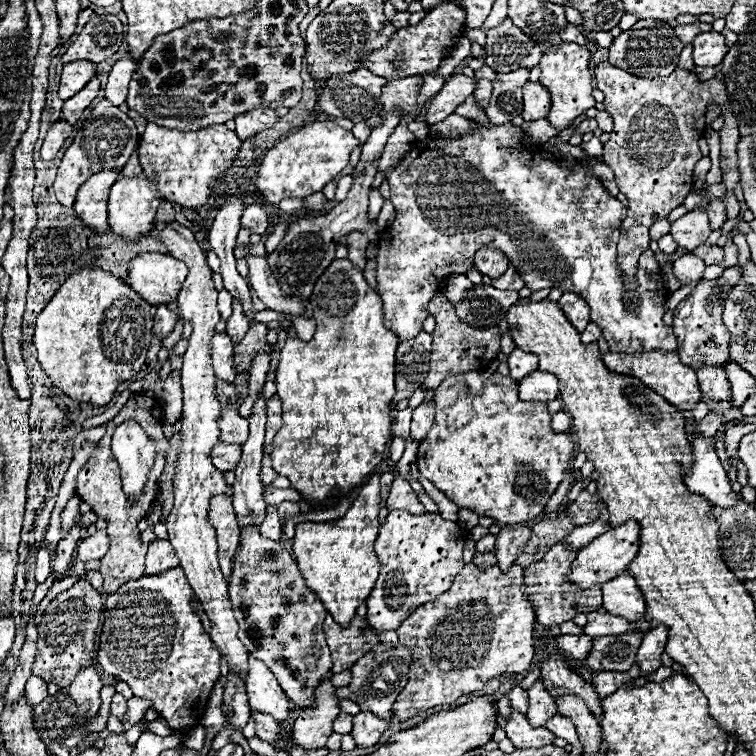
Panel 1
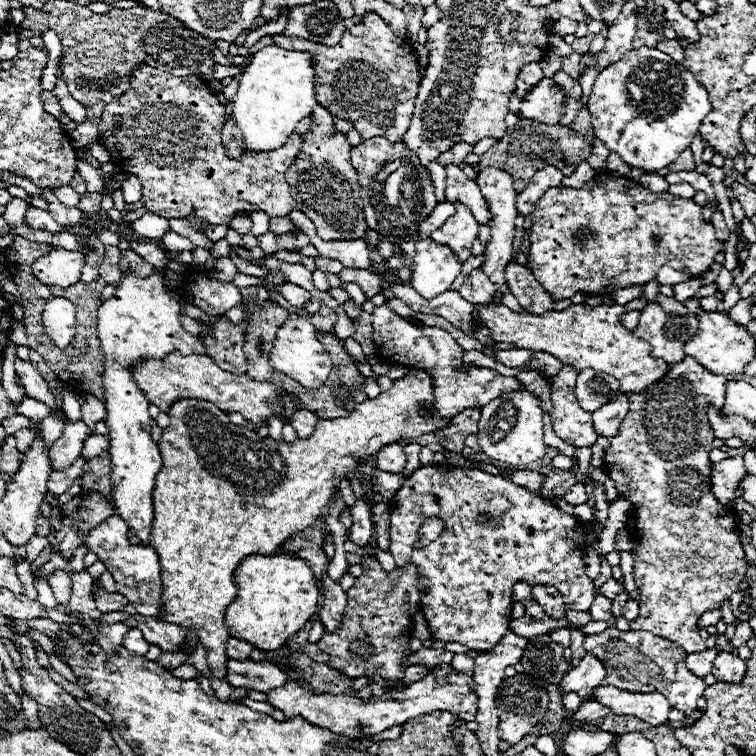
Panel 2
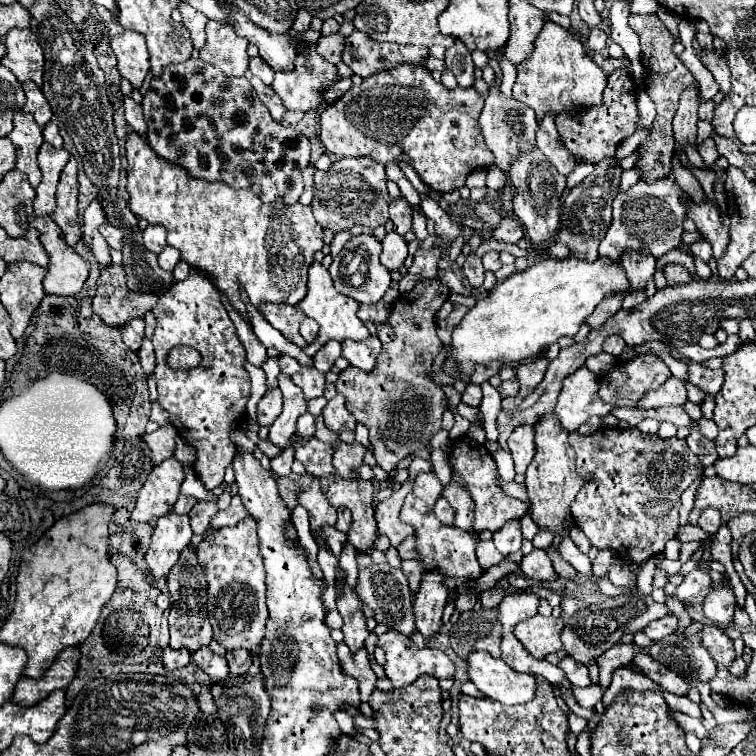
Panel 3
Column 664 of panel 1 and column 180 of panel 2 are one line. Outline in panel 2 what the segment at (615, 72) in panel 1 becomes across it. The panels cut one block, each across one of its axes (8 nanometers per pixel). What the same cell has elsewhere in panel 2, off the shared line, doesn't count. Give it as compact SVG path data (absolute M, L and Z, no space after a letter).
M138 66L132 74L132 92L124 92L112 104L104 108L104 136L112 136L114 118L122 118L120 136L116 136L114 158L132 158L132 160L112 160L114 164L122 164L124 174L134 174L142 184L142 202L144 208L164 216L164 218L184 218L188 214L200 216L210 224L230 224L230 220L238 212L266 212L270 218L288 216L296 202L290 196L290 186L286 182L286 170L294 164L302 136L290 134L290 138L278 150L262 152L262 154L242 154L238 160L228 160L224 154L224 146L220 140L220 130L224 126L224 106L216 100L216 96L208 90L208 84L198 76L172 76L152 66Z

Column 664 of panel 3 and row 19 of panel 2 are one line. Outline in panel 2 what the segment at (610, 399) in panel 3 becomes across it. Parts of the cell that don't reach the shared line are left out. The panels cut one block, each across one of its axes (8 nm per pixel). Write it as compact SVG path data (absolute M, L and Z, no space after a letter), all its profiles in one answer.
M364 14L364 22L346 30L344 42L332 48L282 34L274 34L272 40L276 46L286 46L286 50L308 50L312 54L316 102L330 114L352 122L364 140L384 136L390 142L402 142L410 126L422 76L412 46L394 36L378 14Z

